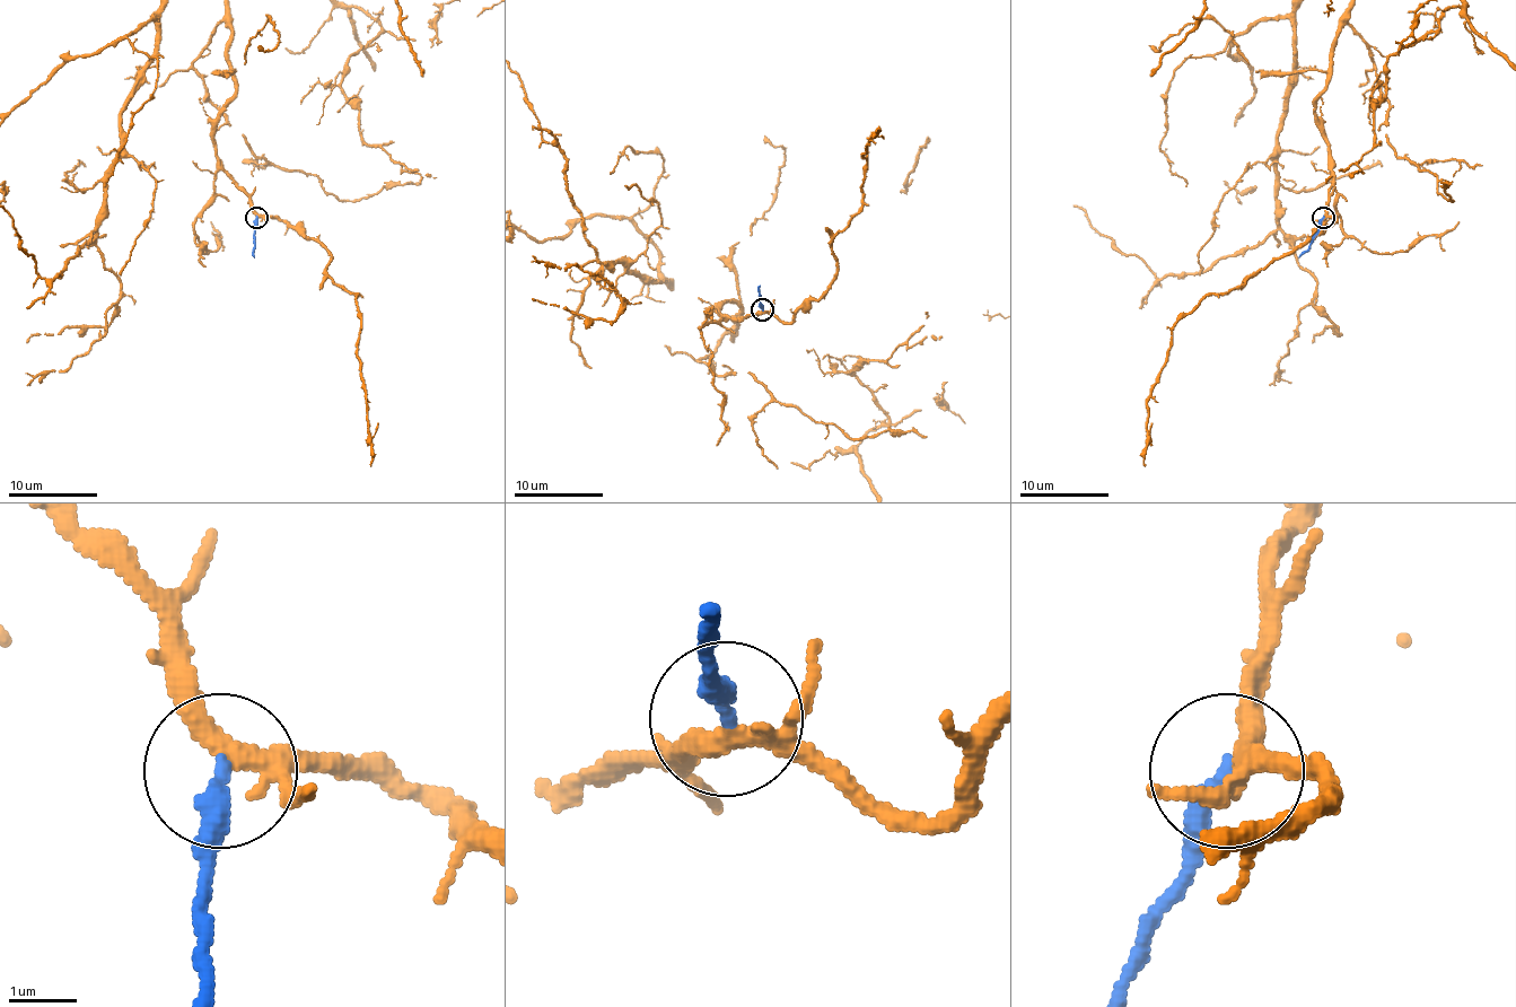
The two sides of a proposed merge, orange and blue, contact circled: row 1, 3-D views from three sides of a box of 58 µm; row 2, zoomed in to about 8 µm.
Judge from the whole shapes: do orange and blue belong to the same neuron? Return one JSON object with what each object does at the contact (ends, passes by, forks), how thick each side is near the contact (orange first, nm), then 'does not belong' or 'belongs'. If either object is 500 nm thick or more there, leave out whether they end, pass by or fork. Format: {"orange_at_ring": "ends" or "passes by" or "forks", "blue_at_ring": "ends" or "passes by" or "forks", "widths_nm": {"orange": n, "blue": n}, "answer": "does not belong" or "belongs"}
{"orange_at_ring": "forks", "blue_at_ring": "ends", "widths_nm": {"orange": 240, "blue": 320}, "answer": "does not belong"}

